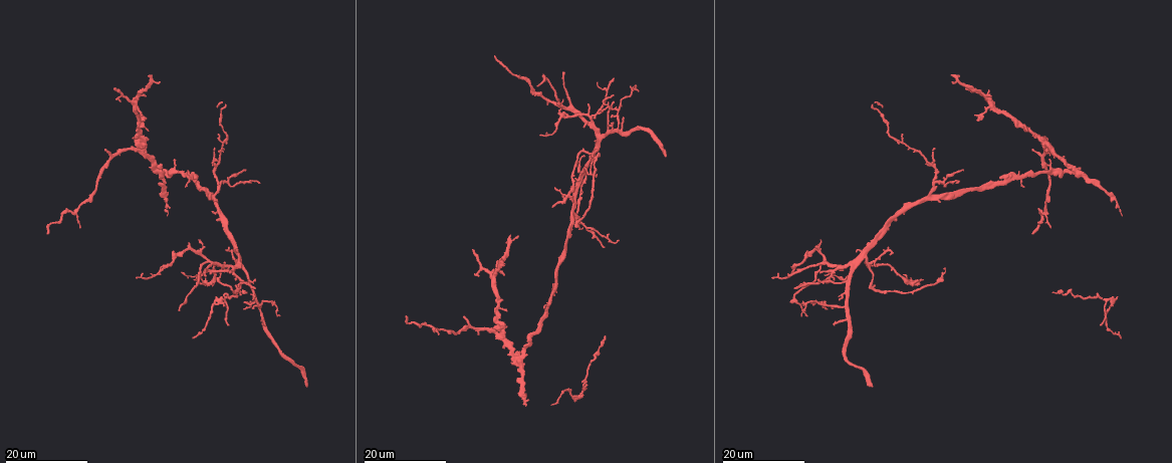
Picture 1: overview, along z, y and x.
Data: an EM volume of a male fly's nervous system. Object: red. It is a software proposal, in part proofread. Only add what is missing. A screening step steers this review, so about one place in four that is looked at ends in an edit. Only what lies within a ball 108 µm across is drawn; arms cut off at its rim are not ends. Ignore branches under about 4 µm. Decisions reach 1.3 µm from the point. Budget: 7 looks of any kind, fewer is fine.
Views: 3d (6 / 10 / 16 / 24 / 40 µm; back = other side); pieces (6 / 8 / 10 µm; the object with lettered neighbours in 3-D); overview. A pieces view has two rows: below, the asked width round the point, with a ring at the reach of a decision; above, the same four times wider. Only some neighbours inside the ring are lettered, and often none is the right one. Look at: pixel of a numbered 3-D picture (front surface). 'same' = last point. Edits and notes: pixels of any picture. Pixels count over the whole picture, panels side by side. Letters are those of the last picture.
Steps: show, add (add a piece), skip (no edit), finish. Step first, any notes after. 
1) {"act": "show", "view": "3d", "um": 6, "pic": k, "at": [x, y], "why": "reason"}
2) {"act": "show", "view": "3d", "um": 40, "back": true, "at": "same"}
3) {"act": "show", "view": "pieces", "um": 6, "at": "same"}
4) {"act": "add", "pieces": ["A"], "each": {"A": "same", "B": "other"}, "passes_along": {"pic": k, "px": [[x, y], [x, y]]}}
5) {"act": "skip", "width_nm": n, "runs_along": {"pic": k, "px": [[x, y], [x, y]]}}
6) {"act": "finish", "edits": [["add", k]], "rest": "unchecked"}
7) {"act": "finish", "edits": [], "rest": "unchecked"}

{"act": "show", "view": "3d", "um": 16, "pic": 1, "at": [564, 72], "why": "branch stops here"}

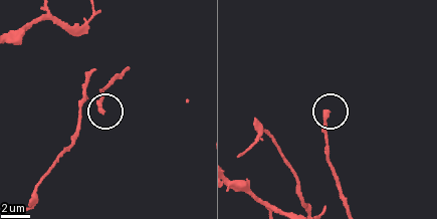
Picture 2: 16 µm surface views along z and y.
{"act": "show", "view": "pieces", "um": 10, "pic": 2, "at": [103, 109]}

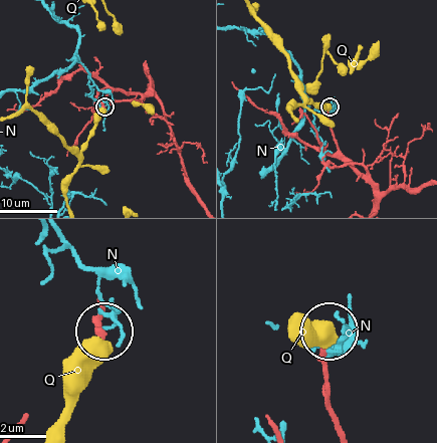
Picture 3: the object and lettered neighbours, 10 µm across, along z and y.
{"act": "skip", "width_nm": 310, "each": {"N": "other", "Q": "other"}, "found": "none of them fits"}

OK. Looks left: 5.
{"act": "show", "view": "3d", "um": 16, "pic": 1, "at": [604, 246], "why": "thin end"}

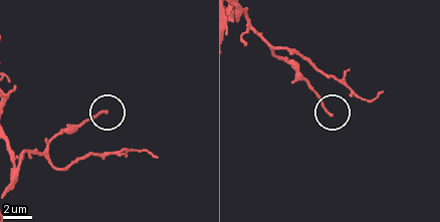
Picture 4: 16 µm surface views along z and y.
{"act": "show", "view": "3d", "um": 10, "pic": 4, "at": [331, 113]}

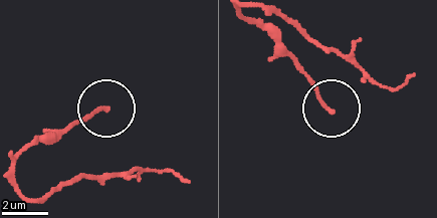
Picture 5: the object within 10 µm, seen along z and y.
{"act": "show", "view": "pieces", "um": 8, "pic": 5, "at": [108, 108]}

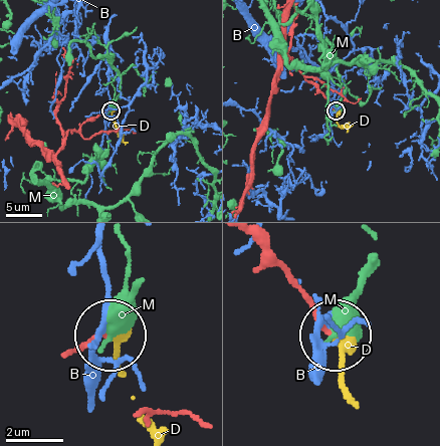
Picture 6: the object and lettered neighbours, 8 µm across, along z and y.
{"act": "add", "pieces": ["D"], "each": {"B": "other", "D": "same", "M": "other"}, "passes_along": {"pic": 6, "px": [[268, 258], [336, 332], [338, 371], [350, 398]]}, "found": "the cell continues"}

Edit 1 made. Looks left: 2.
{"act": "show", "view": "3d", "um": 16, "pic": 1, "at": [606, 335], "why": "long arm stops here"}

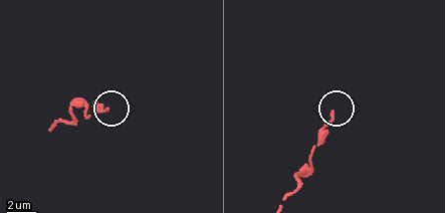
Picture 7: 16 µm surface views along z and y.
{"act": "show", "view": "pieces", "um": 8, "pic": 7, "at": [334, 113]}

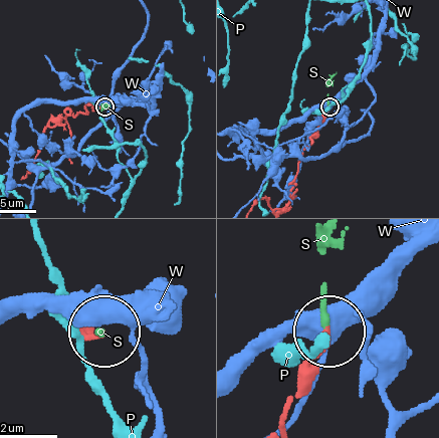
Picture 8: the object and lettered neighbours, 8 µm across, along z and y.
{"act": "add", "pieces": ["S"], "each": {"P": "other", "S": "same", "W": "other"}, "found": "the cell continues"}

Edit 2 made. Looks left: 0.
{"act": "finish", "edits": [["add", 6], ["add", 8]], "rest": "unchecked"}

